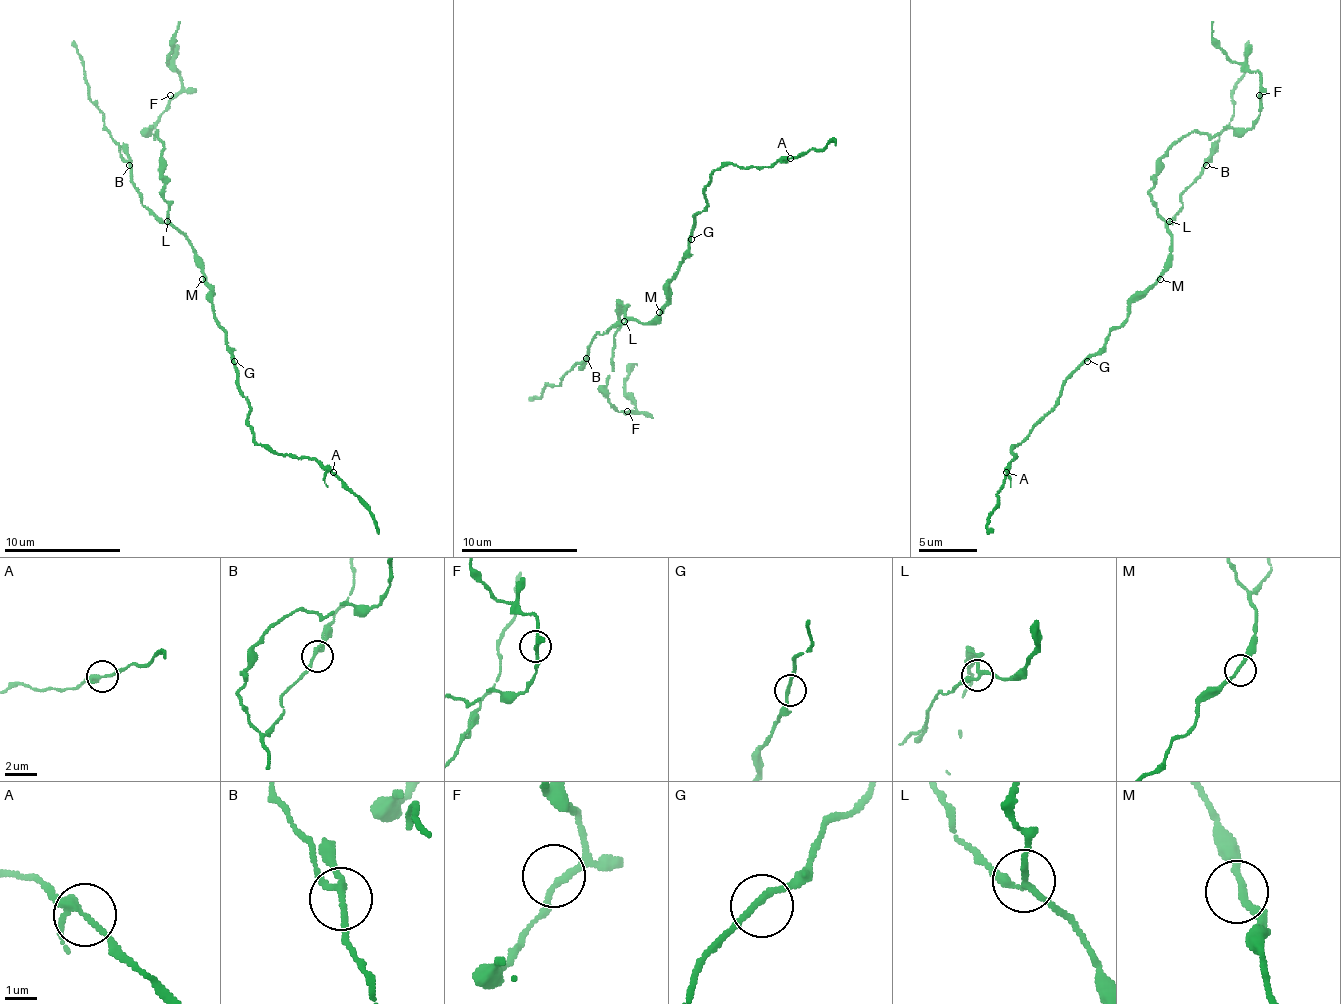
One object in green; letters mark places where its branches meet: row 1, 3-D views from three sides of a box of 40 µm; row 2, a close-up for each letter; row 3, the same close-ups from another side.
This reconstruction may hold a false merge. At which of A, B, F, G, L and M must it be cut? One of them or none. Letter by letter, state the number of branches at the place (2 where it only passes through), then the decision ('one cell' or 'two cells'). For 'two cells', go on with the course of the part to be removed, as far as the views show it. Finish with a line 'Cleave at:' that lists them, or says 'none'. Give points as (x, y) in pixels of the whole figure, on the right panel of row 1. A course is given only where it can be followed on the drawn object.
A: branches 3; one cell
B: branches 3; one cell
F: branches 2; one cell
G: branches 2; one cell
L: branches 3; one cell
M: branches 2; one cell
Cleave at: none

